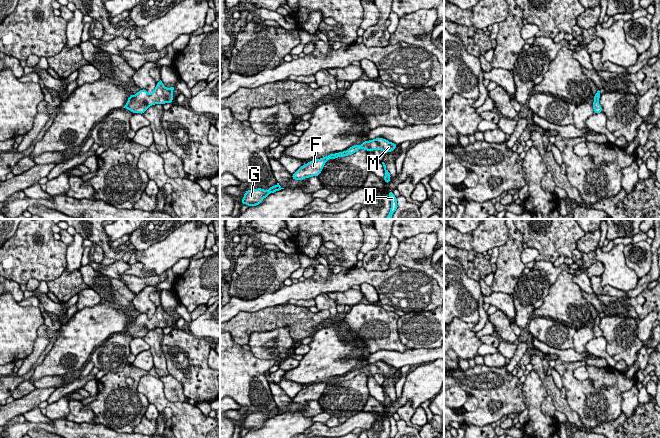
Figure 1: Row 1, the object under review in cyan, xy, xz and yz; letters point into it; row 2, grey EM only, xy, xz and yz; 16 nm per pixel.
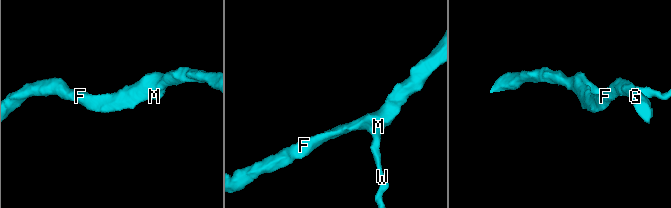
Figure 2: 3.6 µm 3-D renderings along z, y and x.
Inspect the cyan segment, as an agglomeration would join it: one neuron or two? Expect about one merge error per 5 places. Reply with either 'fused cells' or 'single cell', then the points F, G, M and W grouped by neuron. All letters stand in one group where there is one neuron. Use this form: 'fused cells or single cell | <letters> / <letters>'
single cell | F G M W

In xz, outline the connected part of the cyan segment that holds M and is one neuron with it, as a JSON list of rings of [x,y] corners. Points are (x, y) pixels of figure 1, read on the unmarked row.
[[[376,362],[373,364],[364,365],[361,369],[353,369],[352,371],[348,372],[347,375],[330,378],[326,381],[307,386],[306,389],[302,389],[294,398],[292,398],[292,403],[304,404],[305,402],[313,400],[318,401],[328,384],[354,378],[359,373],[364,373],[366,375],[381,374],[384,376],[384,378],[386,378],[387,376],[394,375],[396,371],[397,369],[395,367],[389,366],[384,362]]]

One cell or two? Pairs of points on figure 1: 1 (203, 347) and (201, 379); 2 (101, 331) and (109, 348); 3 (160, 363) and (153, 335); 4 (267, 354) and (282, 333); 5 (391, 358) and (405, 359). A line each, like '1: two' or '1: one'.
1: one
2: two
3: one
4: one
5: one

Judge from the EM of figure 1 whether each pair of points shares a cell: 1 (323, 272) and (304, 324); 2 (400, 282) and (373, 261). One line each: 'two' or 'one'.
1: two
2: two

